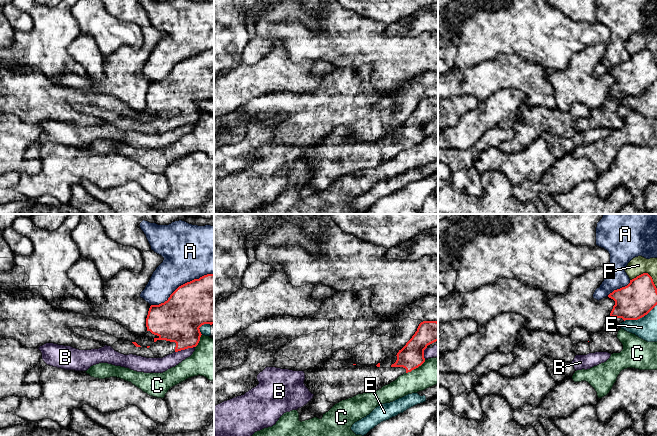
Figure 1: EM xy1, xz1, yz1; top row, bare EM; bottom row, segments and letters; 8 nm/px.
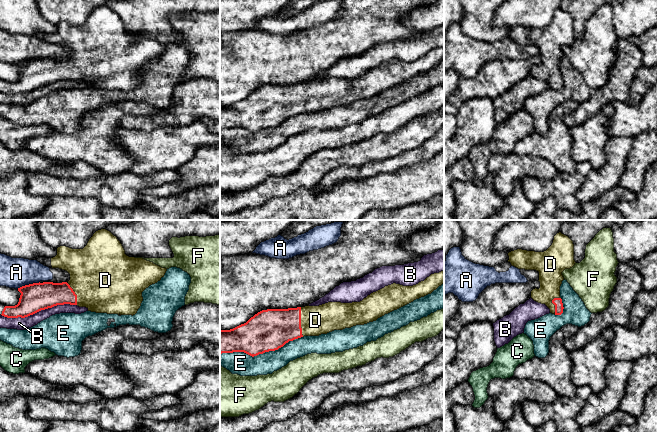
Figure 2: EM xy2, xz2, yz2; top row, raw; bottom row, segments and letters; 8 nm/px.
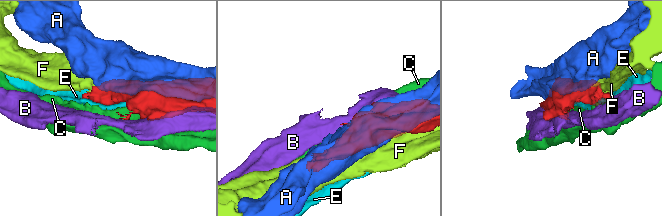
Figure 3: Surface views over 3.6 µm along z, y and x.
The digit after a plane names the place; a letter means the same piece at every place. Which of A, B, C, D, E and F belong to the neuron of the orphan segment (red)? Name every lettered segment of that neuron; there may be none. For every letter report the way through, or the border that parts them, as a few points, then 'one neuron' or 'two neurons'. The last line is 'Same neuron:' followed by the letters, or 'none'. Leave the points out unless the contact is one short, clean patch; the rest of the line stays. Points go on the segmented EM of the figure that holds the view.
A: two neurons
B: two neurons
C: along xz1 (425, 360), (406, 373) | two neurons
D: one neuron
E: two neurons
F: two neurons
Same neuron: D

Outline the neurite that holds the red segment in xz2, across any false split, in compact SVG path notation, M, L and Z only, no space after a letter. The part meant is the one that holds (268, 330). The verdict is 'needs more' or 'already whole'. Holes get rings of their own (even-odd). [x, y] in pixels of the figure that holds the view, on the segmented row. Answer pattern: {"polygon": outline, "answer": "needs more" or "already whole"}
{"polygon": "M444 270L413 286L385 286L360 302L262 310L244 324L220 330L220 354L244 352L254 357L304 336L364 325L431 294L443 283Z", "answer": "needs more"}

